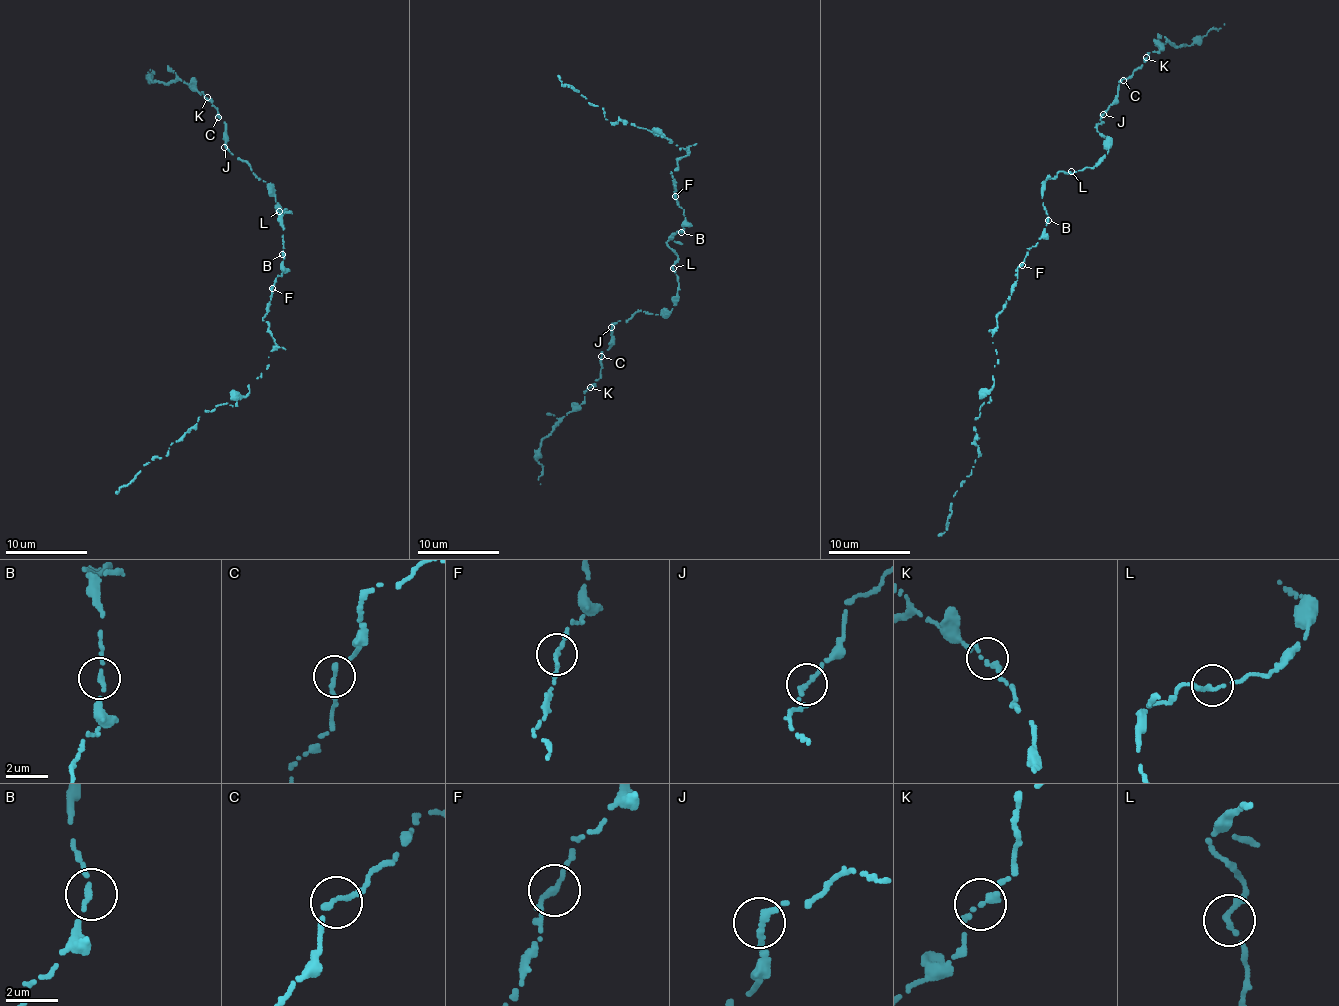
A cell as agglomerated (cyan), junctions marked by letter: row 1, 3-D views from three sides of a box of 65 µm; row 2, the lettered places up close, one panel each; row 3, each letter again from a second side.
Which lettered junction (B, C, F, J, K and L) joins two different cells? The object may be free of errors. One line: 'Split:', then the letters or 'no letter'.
Split: no letter

